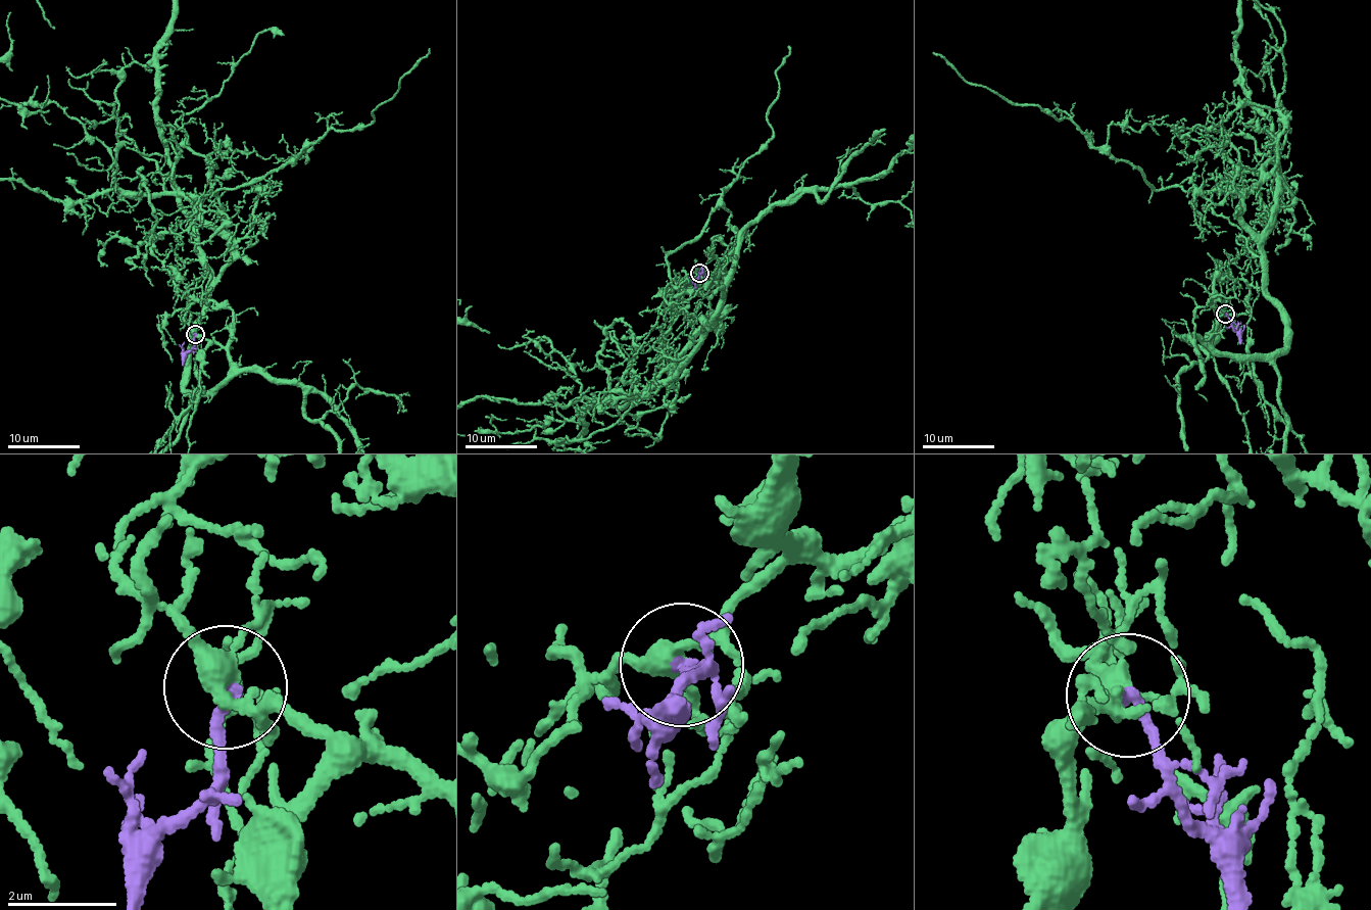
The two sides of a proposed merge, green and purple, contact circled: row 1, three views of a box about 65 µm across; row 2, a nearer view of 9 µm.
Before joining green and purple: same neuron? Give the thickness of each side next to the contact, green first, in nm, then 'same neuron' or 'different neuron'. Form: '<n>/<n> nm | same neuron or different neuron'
280/190 nm | same neuron

